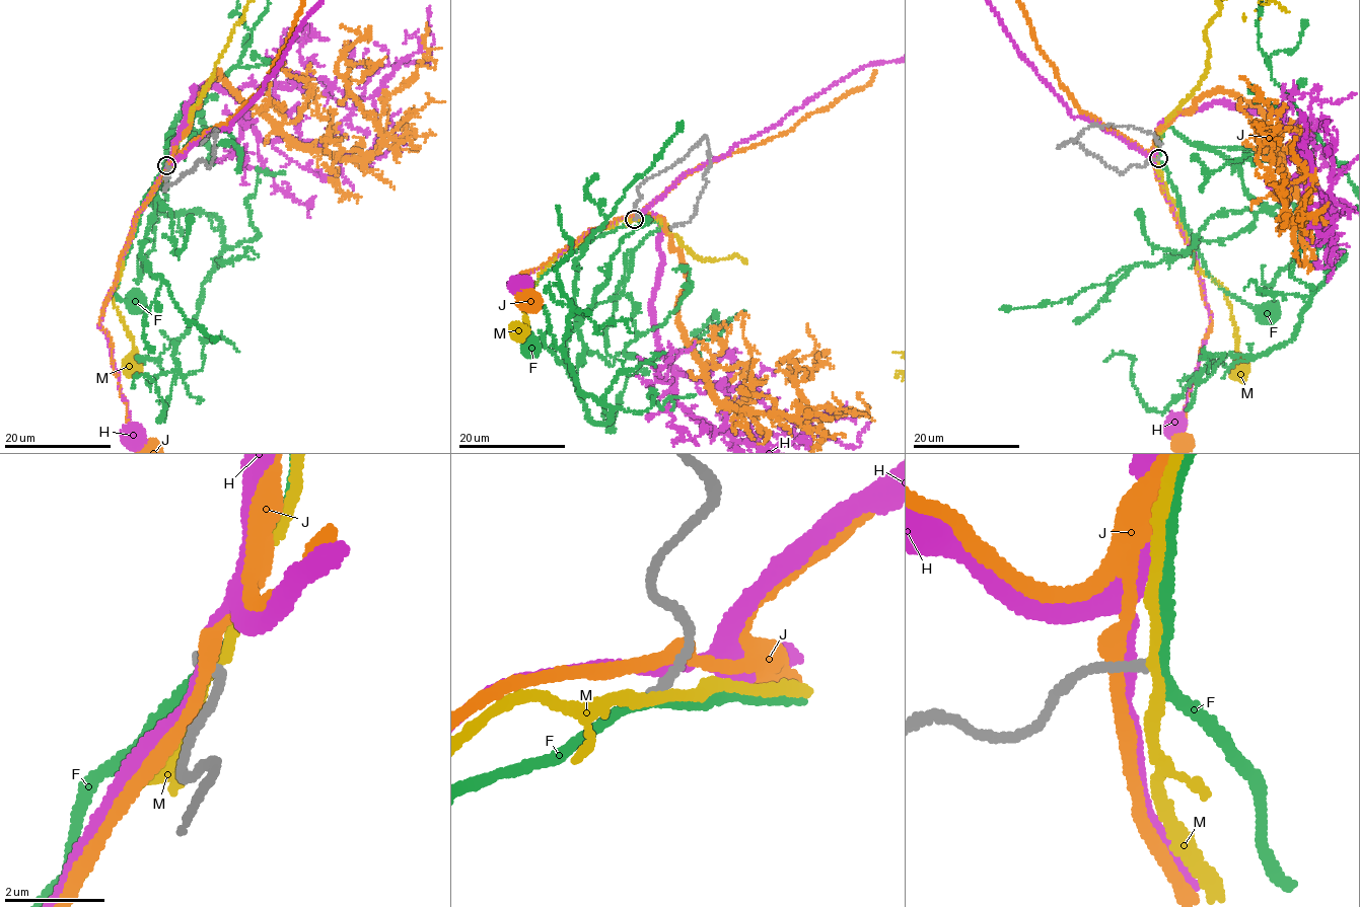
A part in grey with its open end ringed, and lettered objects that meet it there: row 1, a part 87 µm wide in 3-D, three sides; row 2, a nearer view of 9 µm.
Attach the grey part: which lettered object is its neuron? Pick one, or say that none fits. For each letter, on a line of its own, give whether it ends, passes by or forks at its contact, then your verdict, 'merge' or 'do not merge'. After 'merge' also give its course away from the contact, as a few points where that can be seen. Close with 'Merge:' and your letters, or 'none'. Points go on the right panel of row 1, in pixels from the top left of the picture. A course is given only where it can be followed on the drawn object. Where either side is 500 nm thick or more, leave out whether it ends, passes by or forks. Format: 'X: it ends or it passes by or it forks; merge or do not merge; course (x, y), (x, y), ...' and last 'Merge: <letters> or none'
F: it passes by; do not merge
H: it passes by; do not merge
J: it passes by; do not merge
M: it passes by; do not merge
Merge: none

